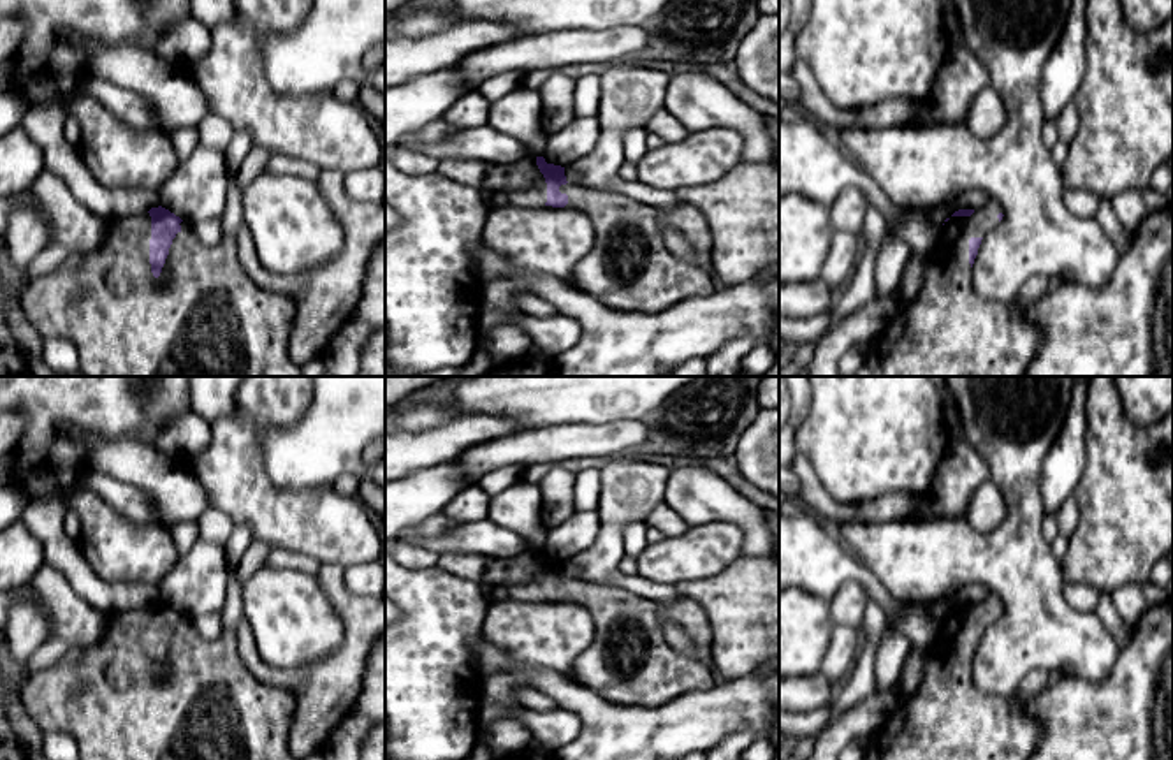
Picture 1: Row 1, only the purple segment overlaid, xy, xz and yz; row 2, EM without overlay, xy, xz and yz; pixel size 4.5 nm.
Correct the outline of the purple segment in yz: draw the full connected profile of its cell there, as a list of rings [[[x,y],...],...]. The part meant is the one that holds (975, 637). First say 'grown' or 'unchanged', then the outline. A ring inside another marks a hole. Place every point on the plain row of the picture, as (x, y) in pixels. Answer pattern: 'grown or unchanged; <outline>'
grown; [[[995,593],[978,603],[958,603],[944,614],[941,626],[925,649],[925,665],[918,690],[904,698],[893,714],[865,742],[862,760],[1029,760],[1043,728],[1022,707],[1041,693],[1053,677],[1029,674],[1009,697],[983,693],[973,681],[973,658],[985,628],[1002,614]]]

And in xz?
grown; [[[536,551],[536,559],[540,568],[528,582],[506,584],[498,593],[514,600],[573,602],[593,614],[594,640],[573,665],[573,681],[577,684],[593,690],[608,704],[644,707],[663,705],[686,693],[716,684],[710,667],[702,658],[674,651],[663,635],[667,621],[677,623],[702,654],[710,656],[712,630],[698,602],[682,596],[672,605],[663,605],[623,588],[586,584],[572,579],[566,575],[565,561],[547,558],[543,551]]]

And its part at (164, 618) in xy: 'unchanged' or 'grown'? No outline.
grown

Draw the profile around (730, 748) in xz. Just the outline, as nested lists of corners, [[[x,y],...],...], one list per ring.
[[[739,730],[726,735],[714,749],[705,753],[705,760],[740,760],[742,751],[758,737],[753,730]]]

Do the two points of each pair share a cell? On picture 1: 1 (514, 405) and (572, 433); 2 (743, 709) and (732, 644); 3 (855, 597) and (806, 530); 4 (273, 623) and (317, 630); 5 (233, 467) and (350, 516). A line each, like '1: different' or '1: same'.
1: different
2: different
3: different
4: same
5: same

